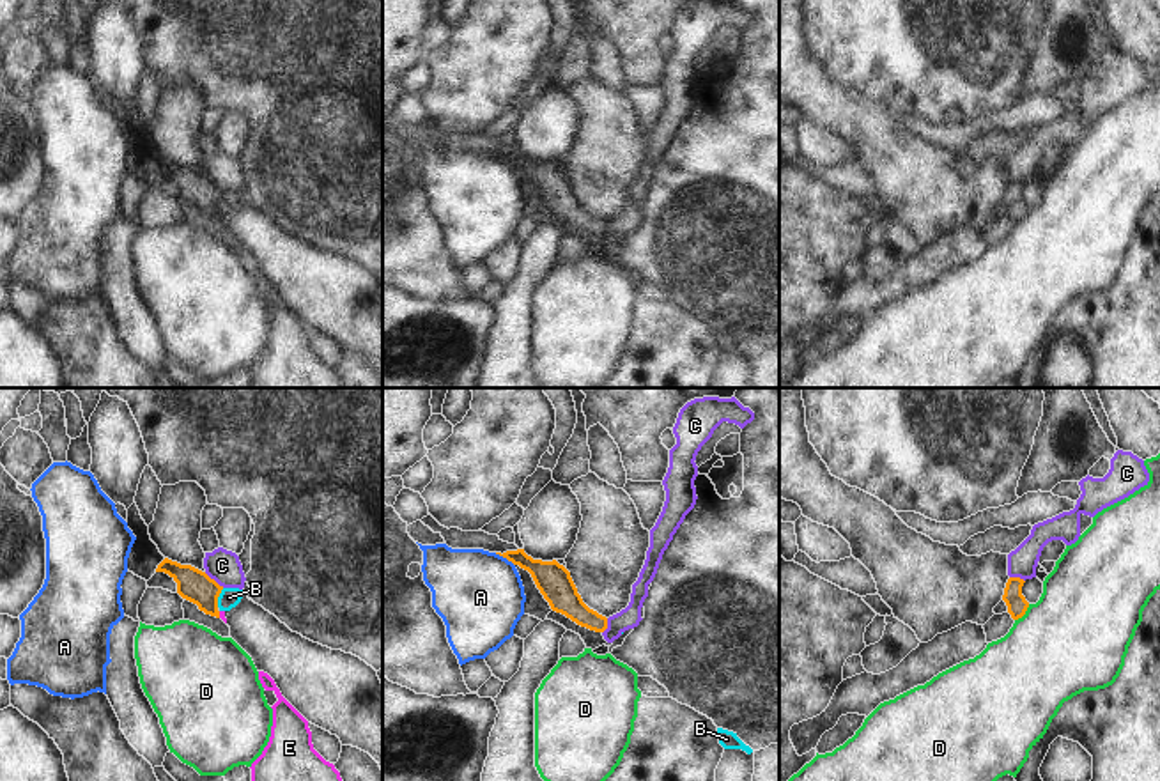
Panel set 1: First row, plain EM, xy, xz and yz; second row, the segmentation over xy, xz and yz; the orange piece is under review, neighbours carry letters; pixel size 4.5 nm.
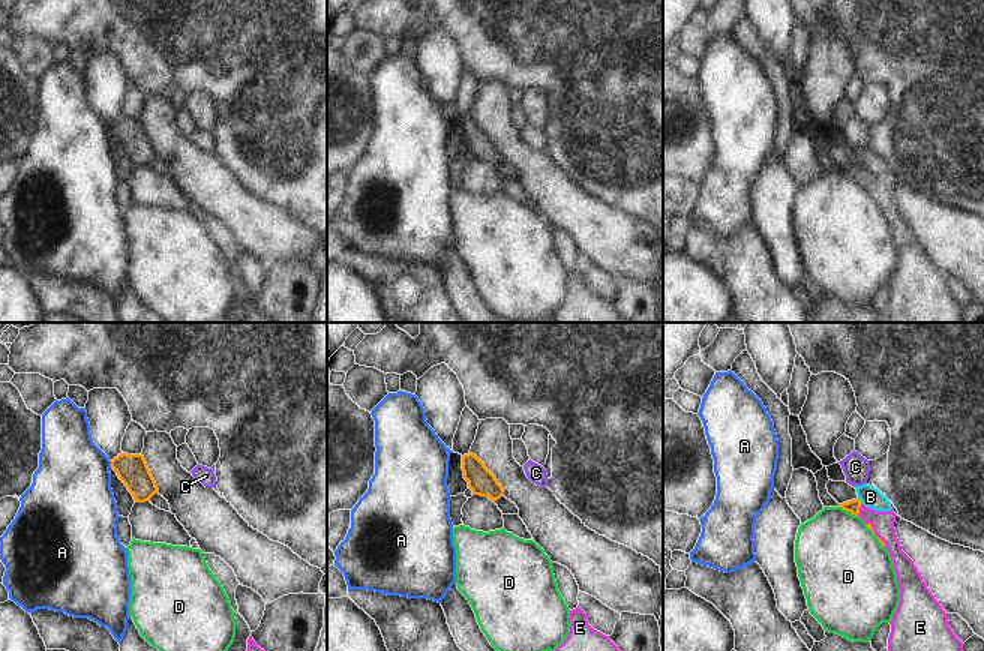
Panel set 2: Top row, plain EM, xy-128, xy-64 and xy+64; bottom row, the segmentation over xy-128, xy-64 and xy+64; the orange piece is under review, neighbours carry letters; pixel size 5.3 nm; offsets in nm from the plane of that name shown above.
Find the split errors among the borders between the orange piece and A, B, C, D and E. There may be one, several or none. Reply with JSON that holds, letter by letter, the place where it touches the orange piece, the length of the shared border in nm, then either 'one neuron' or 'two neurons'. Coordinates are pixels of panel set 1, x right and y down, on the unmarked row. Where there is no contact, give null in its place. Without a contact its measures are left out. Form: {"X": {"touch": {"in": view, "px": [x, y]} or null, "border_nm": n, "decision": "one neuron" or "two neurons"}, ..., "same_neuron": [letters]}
{"A": {"touch": {"in": "xz", "px": [505, 160]}, "border_nm": 110, "decision": "two neurons"}, "B": {"touch": {"in": "xy", "px": [218, 199]}, "border_nm": 90, "decision": "two neurons"}, "C": {"touch": {"in": "xy", "px": [213, 183]}, "border_nm": 120, "decision": "two neurons"}, "D": {"touch": {"in": "yz", "px": [1024, 216]}, "border_nm": 100, "decision": "two neurons"}, "E": {"touch": {"in": "xy", "px": [218, 218]}, "border_nm": 30, "decision": "one neuron"}, "same_neuron": ["E"]}

